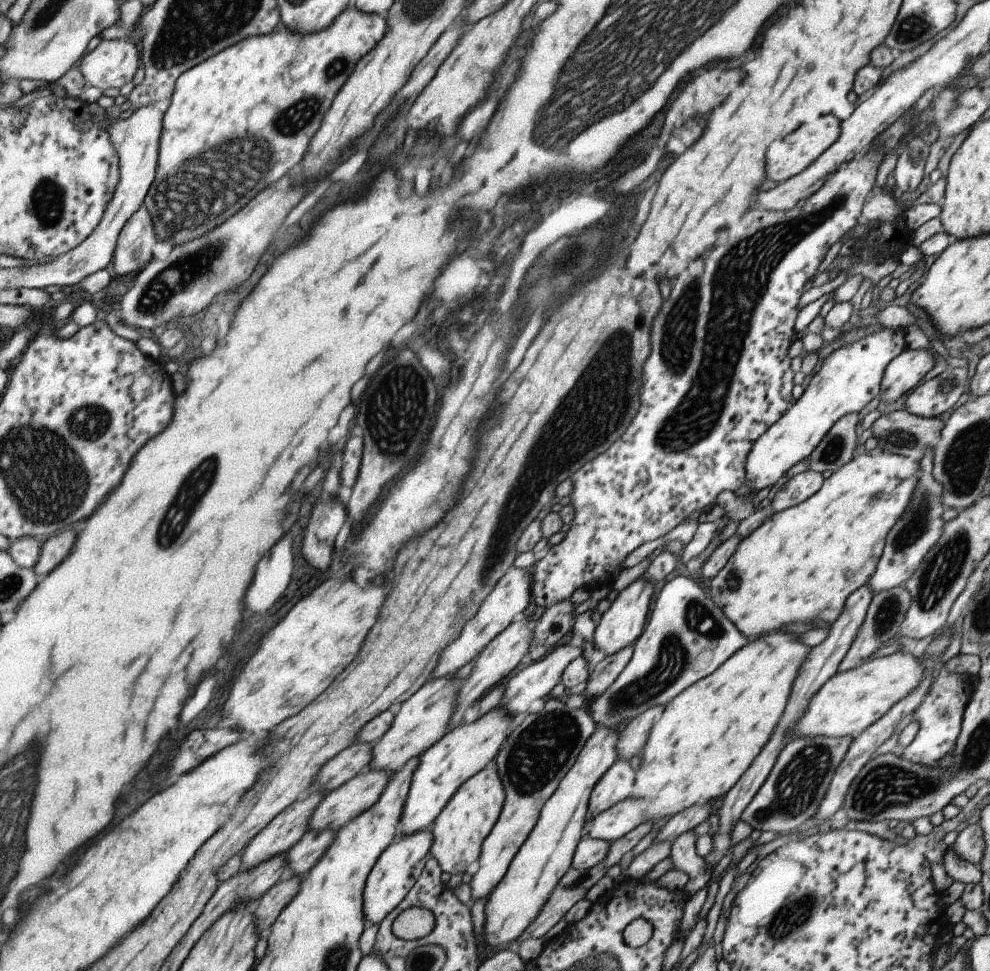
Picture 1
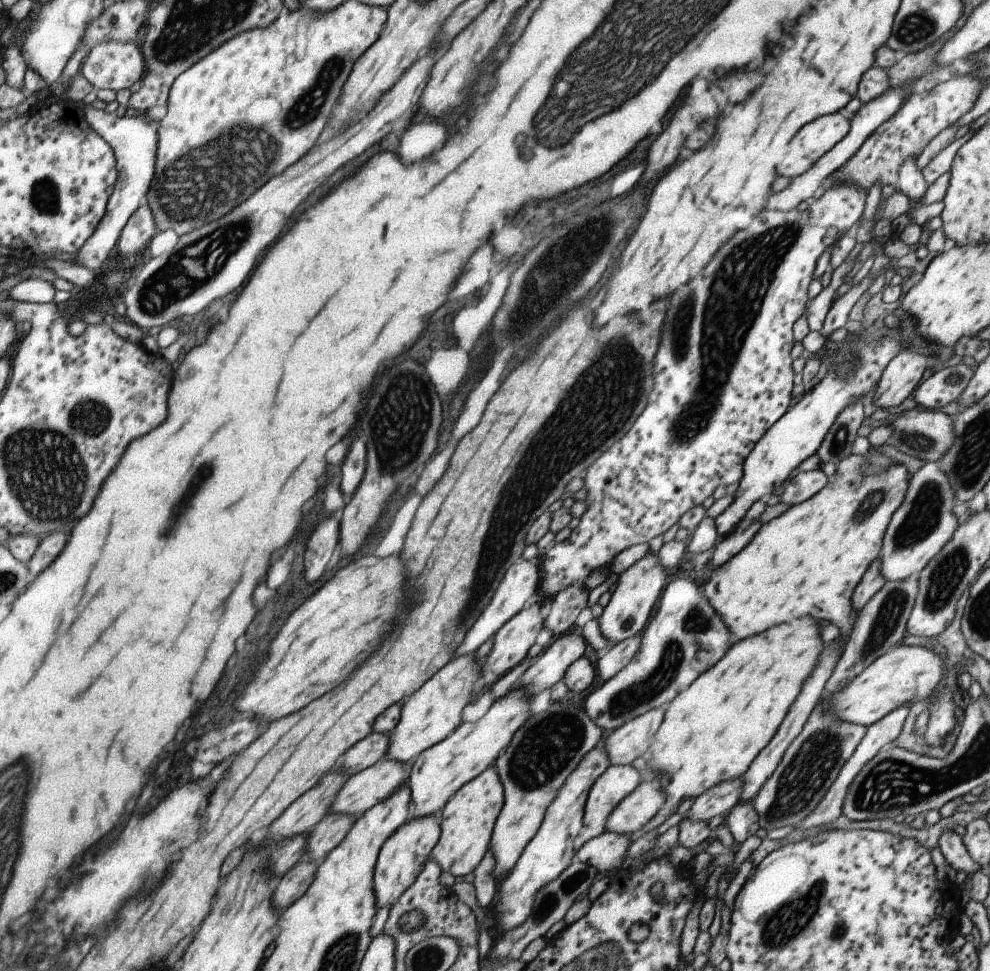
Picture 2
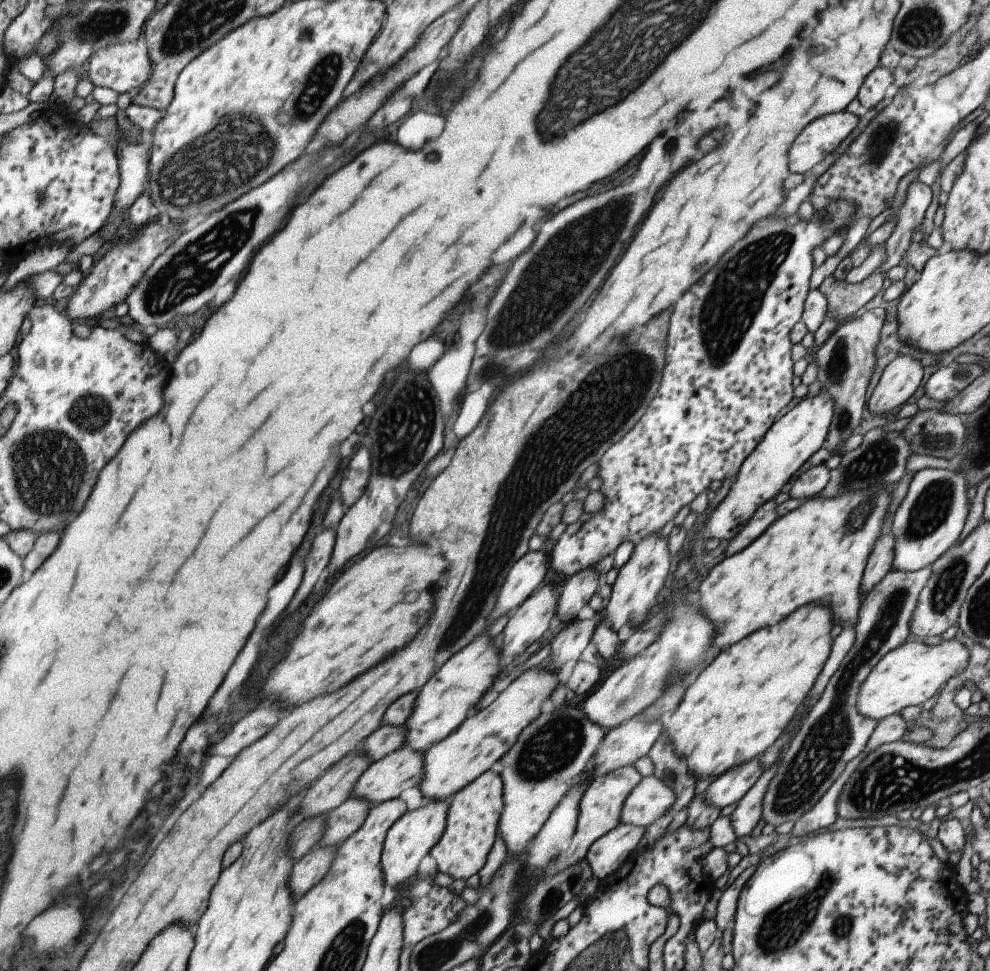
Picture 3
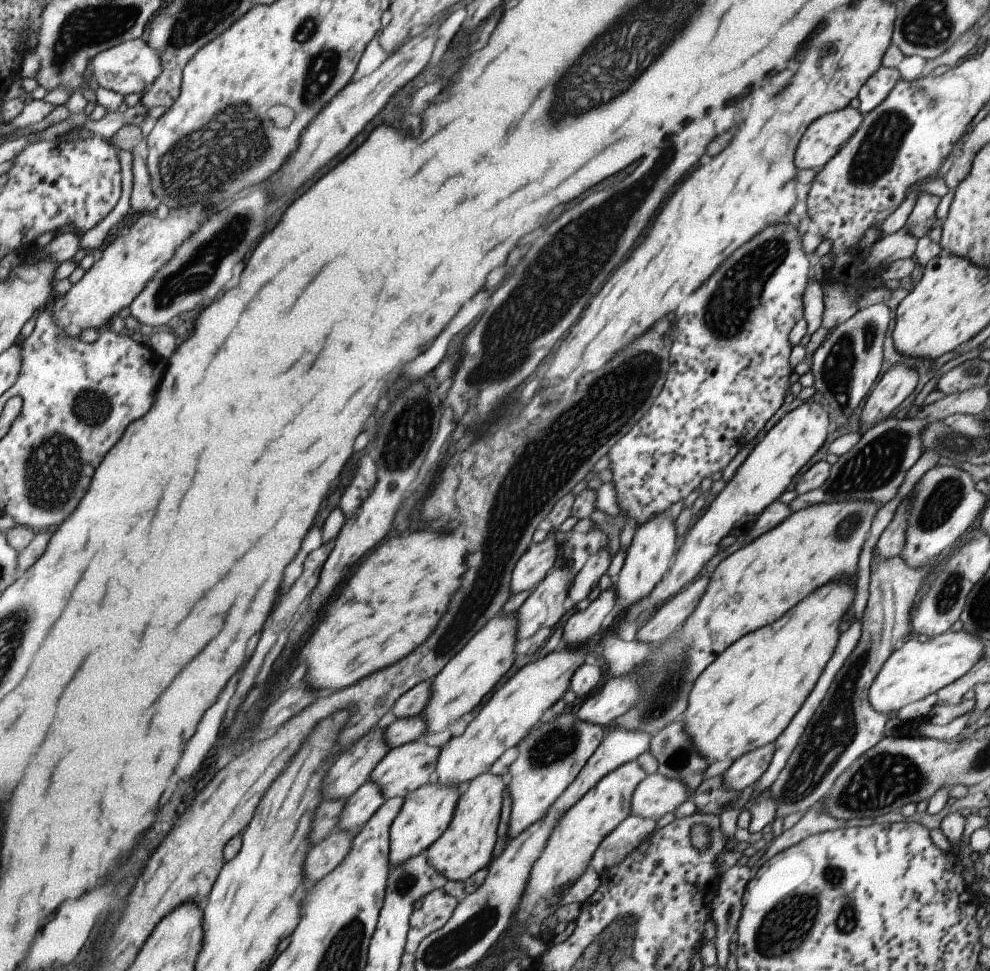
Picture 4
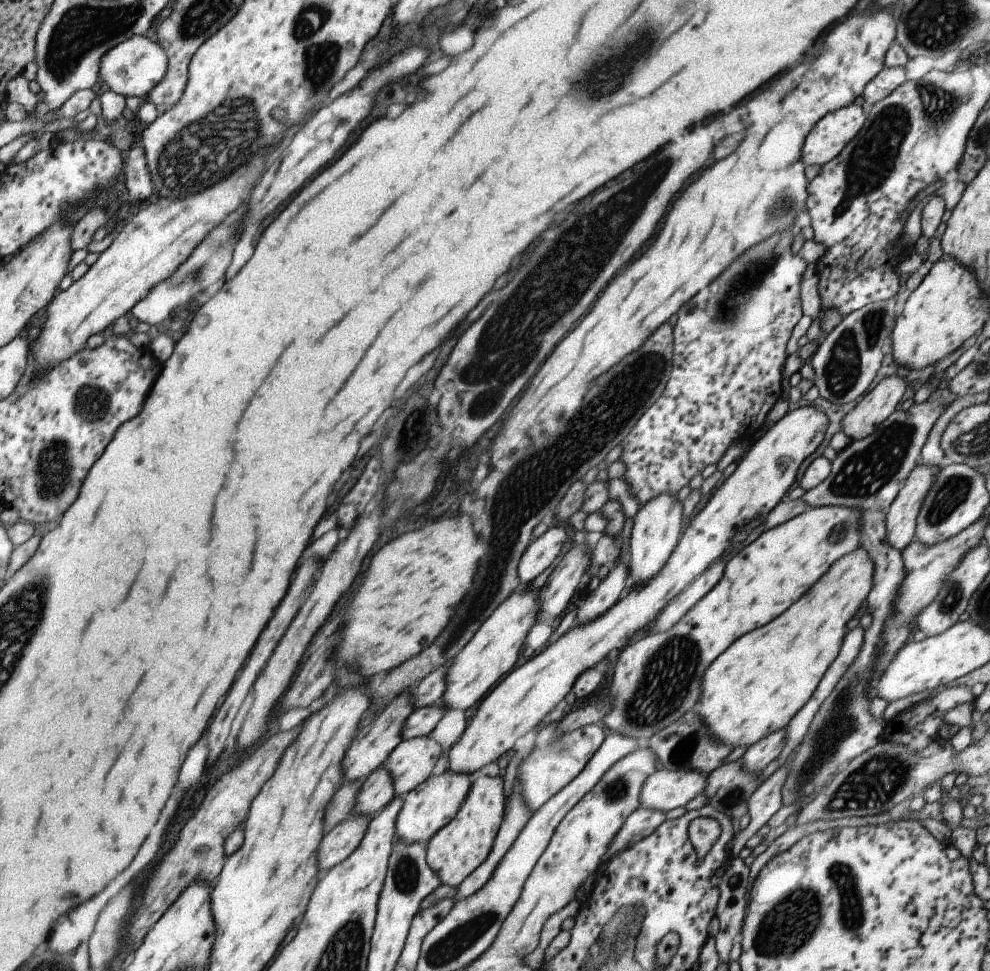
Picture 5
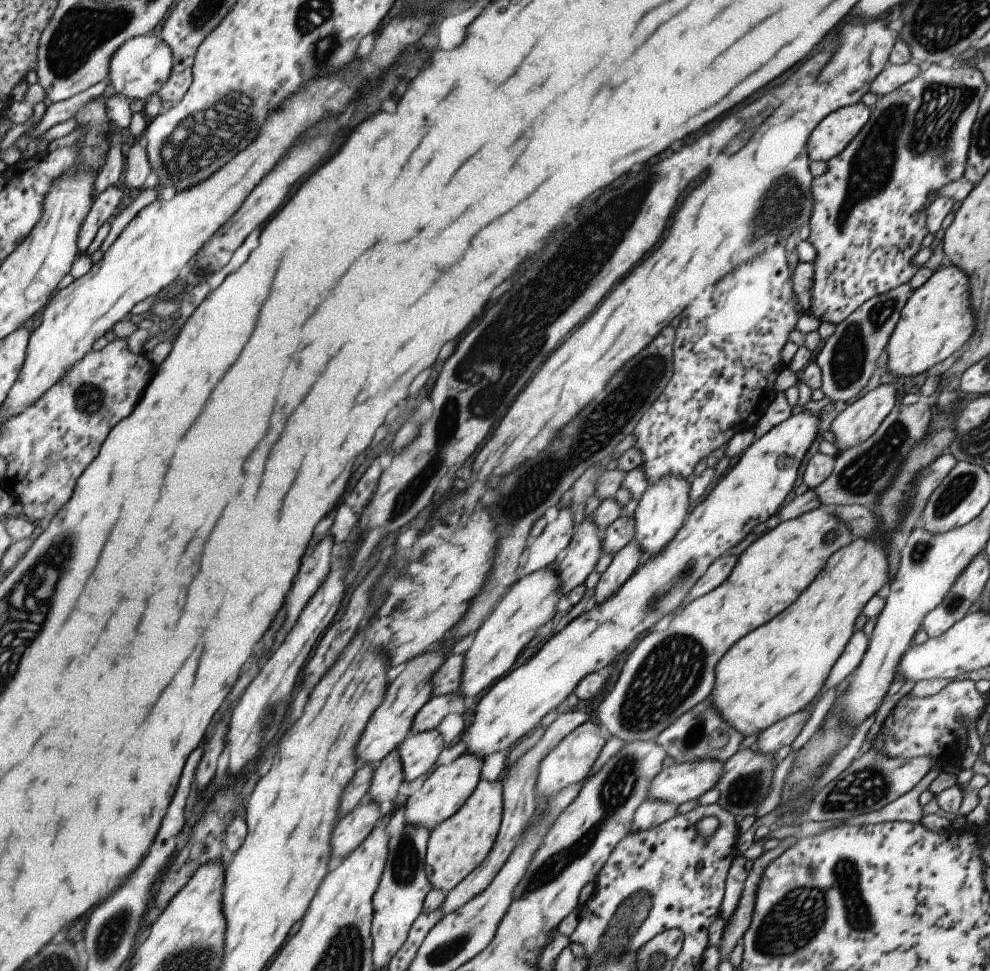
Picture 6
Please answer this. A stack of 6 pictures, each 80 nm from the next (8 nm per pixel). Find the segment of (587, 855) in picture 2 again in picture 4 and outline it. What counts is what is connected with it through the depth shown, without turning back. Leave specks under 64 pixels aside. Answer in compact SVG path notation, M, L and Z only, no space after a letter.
M628 815L594 850L590 866L597 874L605 872L611 866L621 862L621 859L637 848L654 830L655 818L643 818L639 815Z

